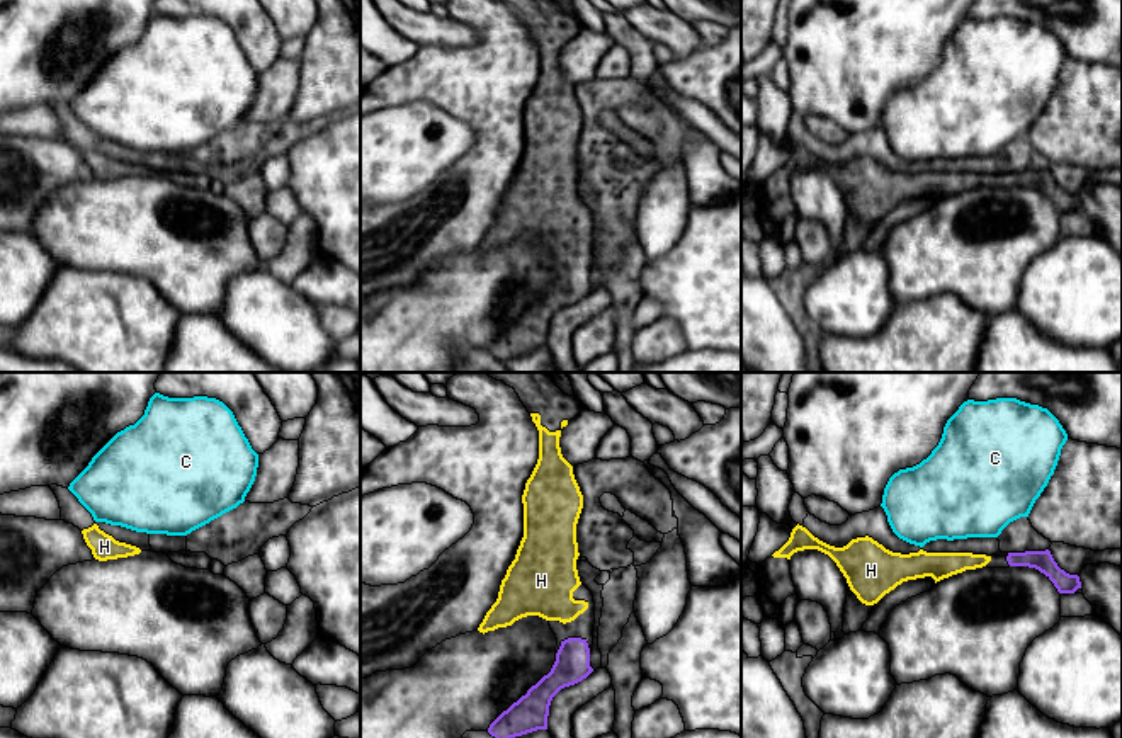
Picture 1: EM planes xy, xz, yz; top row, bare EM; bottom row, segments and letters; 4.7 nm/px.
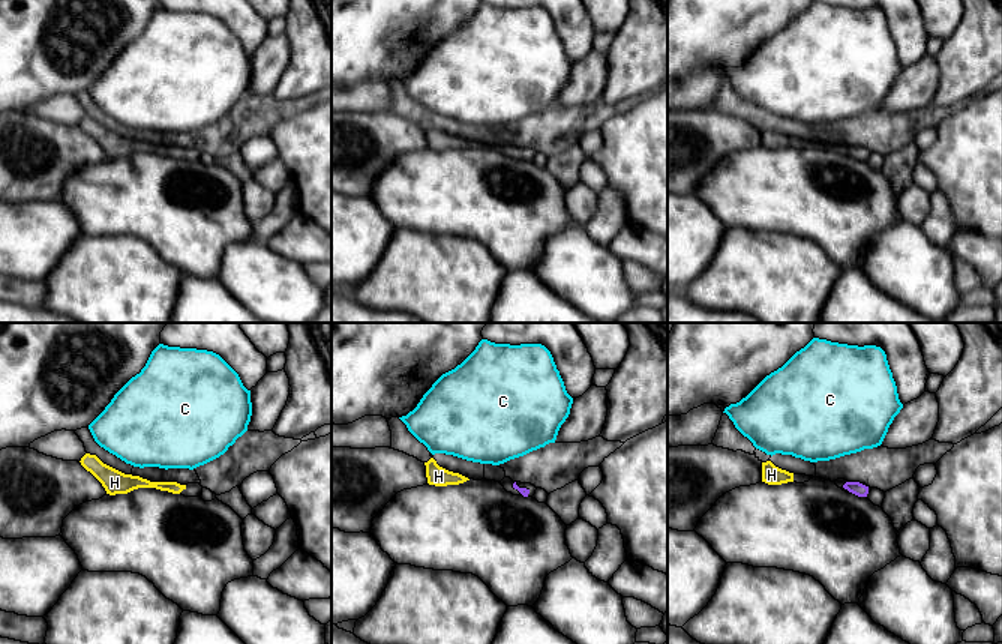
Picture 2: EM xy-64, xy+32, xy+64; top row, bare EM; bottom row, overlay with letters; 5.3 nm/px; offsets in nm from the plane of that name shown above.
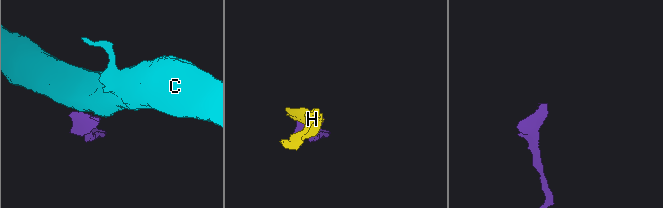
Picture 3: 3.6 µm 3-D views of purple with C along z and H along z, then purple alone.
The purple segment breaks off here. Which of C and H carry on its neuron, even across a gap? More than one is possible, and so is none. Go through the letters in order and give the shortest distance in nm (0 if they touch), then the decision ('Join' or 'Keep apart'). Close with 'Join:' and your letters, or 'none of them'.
C: Distance 100 nm. Keep apart
H: Distance 70 nm. Join
Join: H

